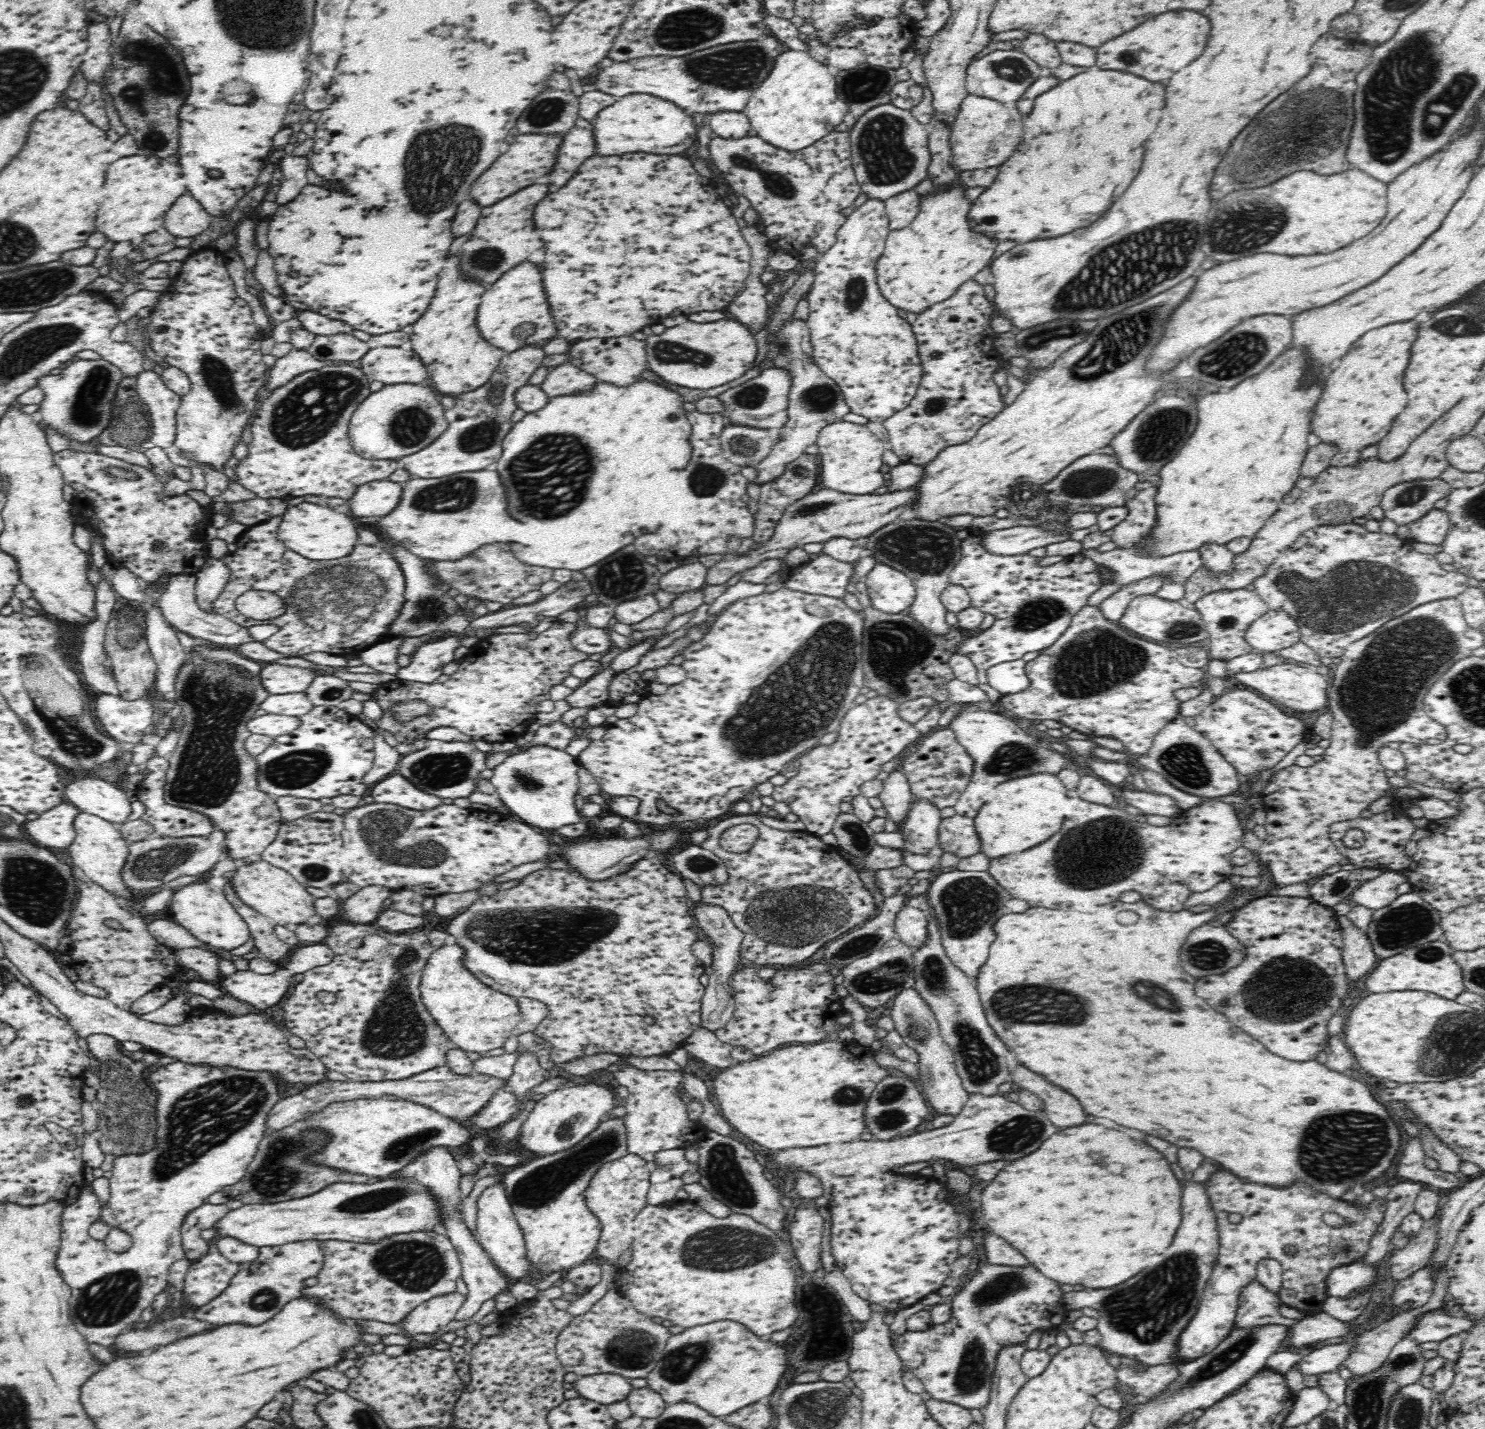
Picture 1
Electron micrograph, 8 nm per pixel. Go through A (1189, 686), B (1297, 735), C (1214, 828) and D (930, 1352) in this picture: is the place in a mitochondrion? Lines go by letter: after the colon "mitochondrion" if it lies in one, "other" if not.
A: other
B: other
C: other
D: other

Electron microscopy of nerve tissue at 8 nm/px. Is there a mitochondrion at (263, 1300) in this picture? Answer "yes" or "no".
yes

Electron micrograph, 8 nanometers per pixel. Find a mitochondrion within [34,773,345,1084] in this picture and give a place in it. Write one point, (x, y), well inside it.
(155, 865)

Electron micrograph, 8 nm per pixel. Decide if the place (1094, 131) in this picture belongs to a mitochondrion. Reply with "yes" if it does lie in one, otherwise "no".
no

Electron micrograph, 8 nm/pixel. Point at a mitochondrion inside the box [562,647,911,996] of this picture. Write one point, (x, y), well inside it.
(837, 907)

